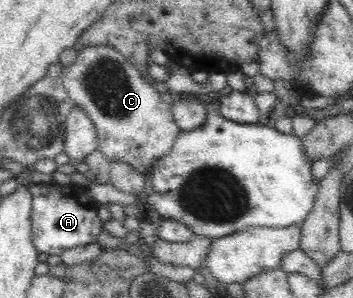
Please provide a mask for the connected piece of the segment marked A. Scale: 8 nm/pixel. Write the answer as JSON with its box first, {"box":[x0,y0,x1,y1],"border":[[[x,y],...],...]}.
{"box":[31,183,103,256],"border":[[[32,183],[31,231],[32,242],[39,253],[47,256],[61,255],[67,248],[76,248],[98,240],[103,222],[98,216],[94,199],[83,186],[73,183]]]}

